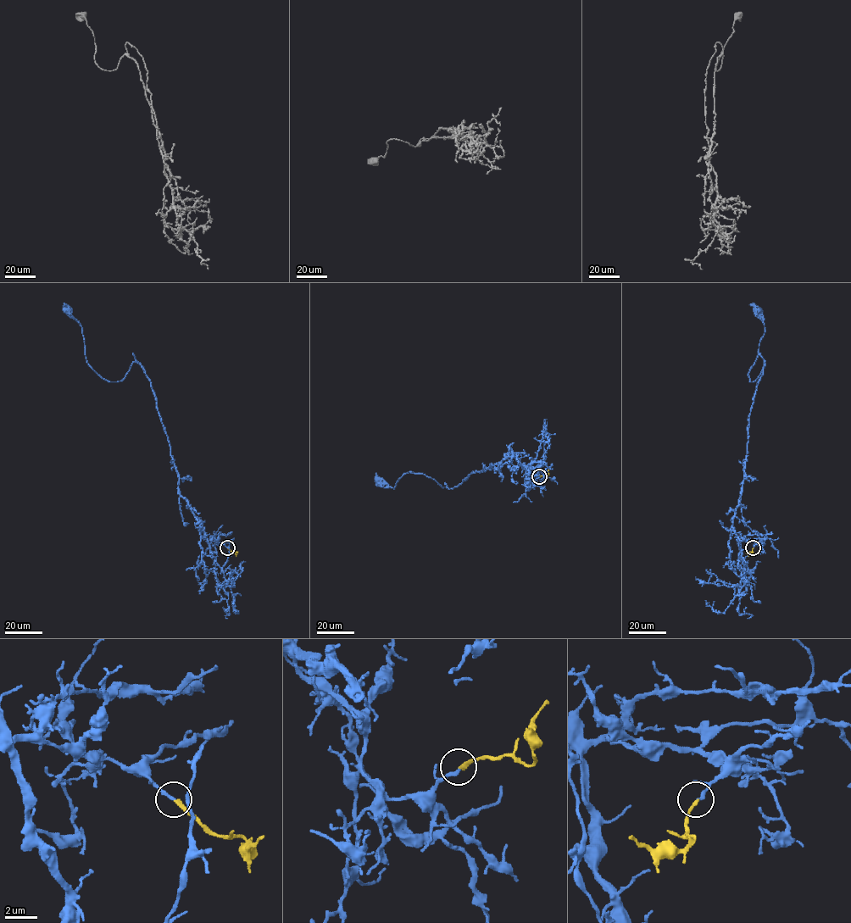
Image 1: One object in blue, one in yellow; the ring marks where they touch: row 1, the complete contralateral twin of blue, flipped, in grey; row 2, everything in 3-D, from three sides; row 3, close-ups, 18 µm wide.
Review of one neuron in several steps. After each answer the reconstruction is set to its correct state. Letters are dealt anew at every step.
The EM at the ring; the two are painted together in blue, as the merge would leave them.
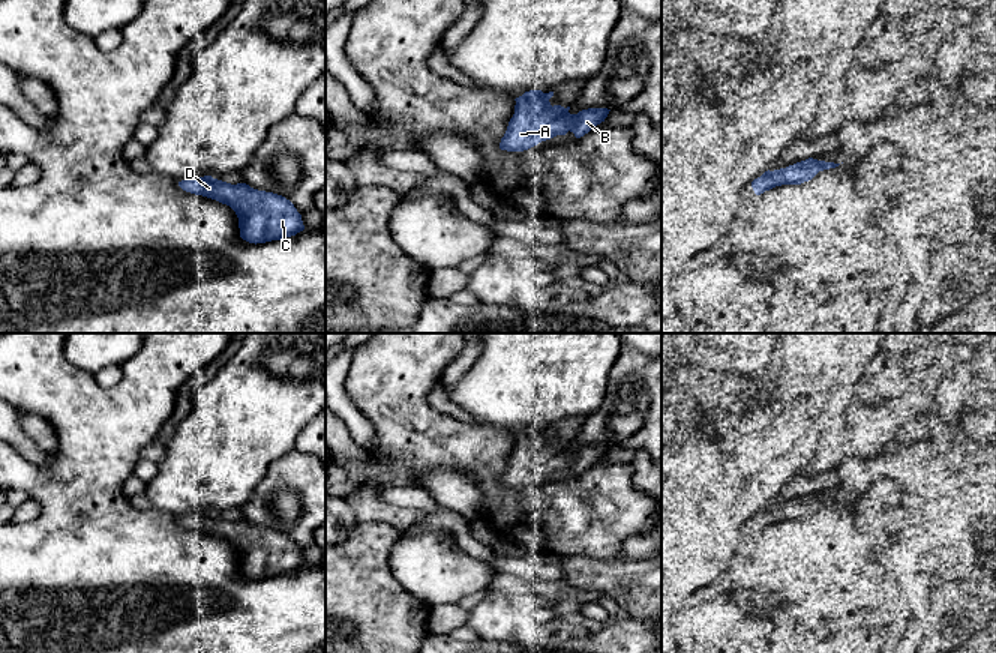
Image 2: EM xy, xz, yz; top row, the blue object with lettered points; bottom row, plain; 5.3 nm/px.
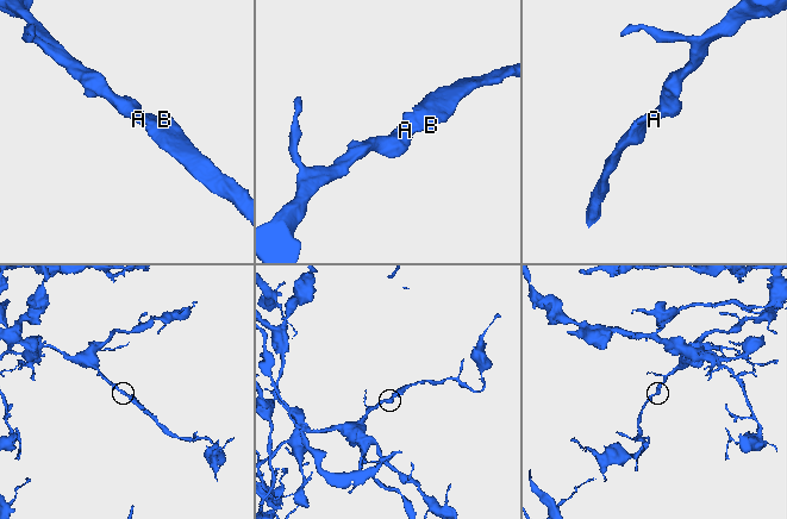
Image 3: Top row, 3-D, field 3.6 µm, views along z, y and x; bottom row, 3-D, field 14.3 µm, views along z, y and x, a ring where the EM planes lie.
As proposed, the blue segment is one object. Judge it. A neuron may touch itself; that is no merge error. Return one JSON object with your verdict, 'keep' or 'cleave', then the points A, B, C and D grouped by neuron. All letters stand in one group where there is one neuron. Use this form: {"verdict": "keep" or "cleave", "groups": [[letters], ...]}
{"verdict": "keep", "groups": [["A", "B", "C", "D"]]}

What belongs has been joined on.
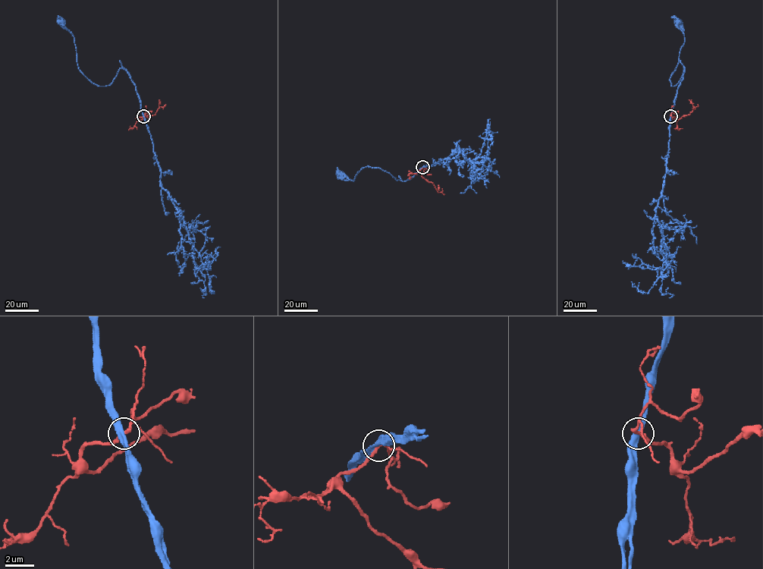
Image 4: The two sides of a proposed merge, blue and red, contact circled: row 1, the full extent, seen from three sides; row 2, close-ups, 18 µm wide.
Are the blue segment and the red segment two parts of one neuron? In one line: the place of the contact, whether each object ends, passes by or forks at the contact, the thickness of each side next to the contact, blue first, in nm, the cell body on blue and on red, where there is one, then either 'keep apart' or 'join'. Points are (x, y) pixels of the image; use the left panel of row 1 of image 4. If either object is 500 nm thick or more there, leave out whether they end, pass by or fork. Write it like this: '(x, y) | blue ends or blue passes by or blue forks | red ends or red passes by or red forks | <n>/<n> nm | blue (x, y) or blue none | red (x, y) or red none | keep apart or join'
(143, 116) | blue passes by | red passes by | 380/240 nm | blue (61, 22) | red none | keep apart

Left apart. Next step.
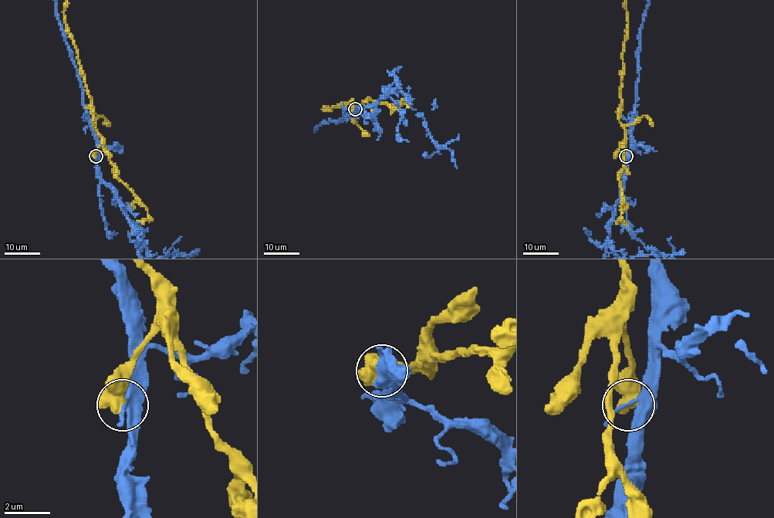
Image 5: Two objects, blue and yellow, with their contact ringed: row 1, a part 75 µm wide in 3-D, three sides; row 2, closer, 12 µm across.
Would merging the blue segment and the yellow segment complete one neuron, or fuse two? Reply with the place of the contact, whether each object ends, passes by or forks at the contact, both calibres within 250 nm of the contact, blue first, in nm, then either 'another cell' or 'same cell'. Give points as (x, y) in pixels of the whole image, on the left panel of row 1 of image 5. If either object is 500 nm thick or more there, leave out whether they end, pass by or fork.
place (96, 156); calibres 280 and 750 nm; same cell

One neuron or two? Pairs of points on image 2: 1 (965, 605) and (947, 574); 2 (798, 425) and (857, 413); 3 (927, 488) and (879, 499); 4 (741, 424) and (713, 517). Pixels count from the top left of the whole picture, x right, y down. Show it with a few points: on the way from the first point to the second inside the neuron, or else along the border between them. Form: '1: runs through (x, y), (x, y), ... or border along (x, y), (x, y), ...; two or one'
1: border along (980, 580), (944, 580), (936, 584); two
2: border along (855, 397), (822, 431), (818, 449); two
3: border along (873, 478), (887, 478), (902, 491); two
4: runs through (741, 446), (741, 457), (713, 485), (713, 494); one

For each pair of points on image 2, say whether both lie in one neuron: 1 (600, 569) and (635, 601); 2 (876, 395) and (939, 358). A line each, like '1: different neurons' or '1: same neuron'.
1: same neuron
2: same neuron

